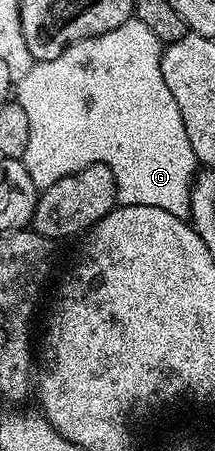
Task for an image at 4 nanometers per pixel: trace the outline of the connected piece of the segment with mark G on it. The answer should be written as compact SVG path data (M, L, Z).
M131 19L120 23L112 31L108 31L99 37L85 37L83 41L72 43L56 59L39 61L31 67L31 71L16 86L16 99L20 107L28 115L28 151L21 161L28 167L28 175L32 175L32 183L36 183L39 191L52 187L60 179L68 175L78 173L89 165L106 165L116 179L116 191L118 192L118 205L143 205L144 207L160 207L172 215L183 219L190 216L190 189L194 186L196 170L199 168L196 155L192 151L192 143L188 143L188 131L184 131L184 119L180 115L180 107L176 107L176 99L172 99L172 91L168 91L168 83L164 83L164 75L160 71L162 62L162 50L164 44L153 34L152 28L137 19Z

